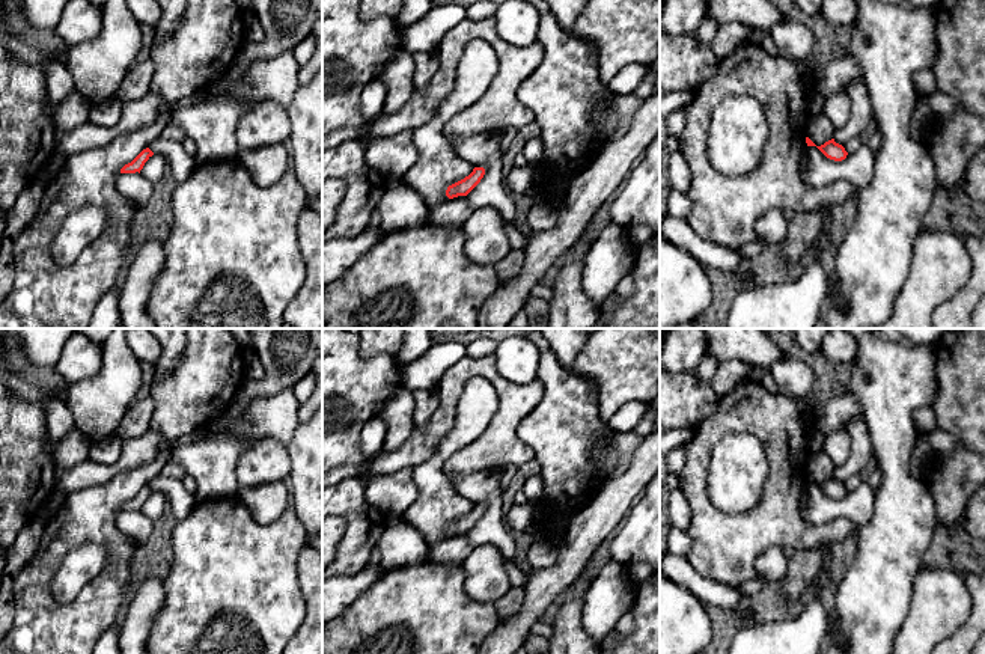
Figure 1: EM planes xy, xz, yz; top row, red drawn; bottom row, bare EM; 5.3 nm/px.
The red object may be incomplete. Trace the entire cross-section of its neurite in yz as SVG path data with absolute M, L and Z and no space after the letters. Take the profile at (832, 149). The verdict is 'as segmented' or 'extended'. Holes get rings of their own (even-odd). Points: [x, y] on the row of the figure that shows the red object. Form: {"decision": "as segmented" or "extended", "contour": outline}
{"decision": "as segmented", "contour": "M834 139L825 142L821 146L816 146L827 158L834 161L842 161L846 158L848 152L845 148L834 142Z"}

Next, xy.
{"decision": "as segmented", "contour": "M146 148L143 149L131 163L125 164L122 169L120 169L120 173L136 173L143 169L145 163L154 155L154 152Z"}

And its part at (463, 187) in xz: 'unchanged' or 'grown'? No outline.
unchanged

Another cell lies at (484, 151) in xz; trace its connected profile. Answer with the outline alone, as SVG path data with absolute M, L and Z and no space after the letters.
M485 133L465 137L453 145L456 154L470 161L474 167L483 167L480 182L467 194L473 209L482 206L496 208L502 219L514 225L515 203L505 184L503 152L499 133Z

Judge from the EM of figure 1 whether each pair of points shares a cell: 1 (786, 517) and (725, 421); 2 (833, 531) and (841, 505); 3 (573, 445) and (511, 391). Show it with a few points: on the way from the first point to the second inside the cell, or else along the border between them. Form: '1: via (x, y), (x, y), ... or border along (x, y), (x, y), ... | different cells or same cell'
1: via (783, 485), (782, 449), (756, 424) | same cell
2: border along (803, 511), (814, 525), (851, 519), (859, 526) | different cells
3: border along (539, 378), (544, 395), (517, 428), (524, 445) | different cells

